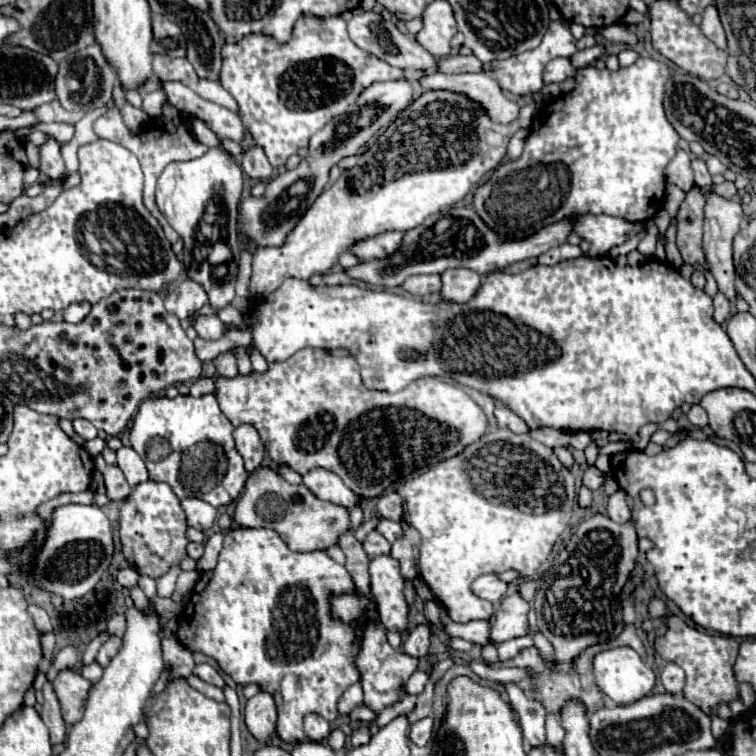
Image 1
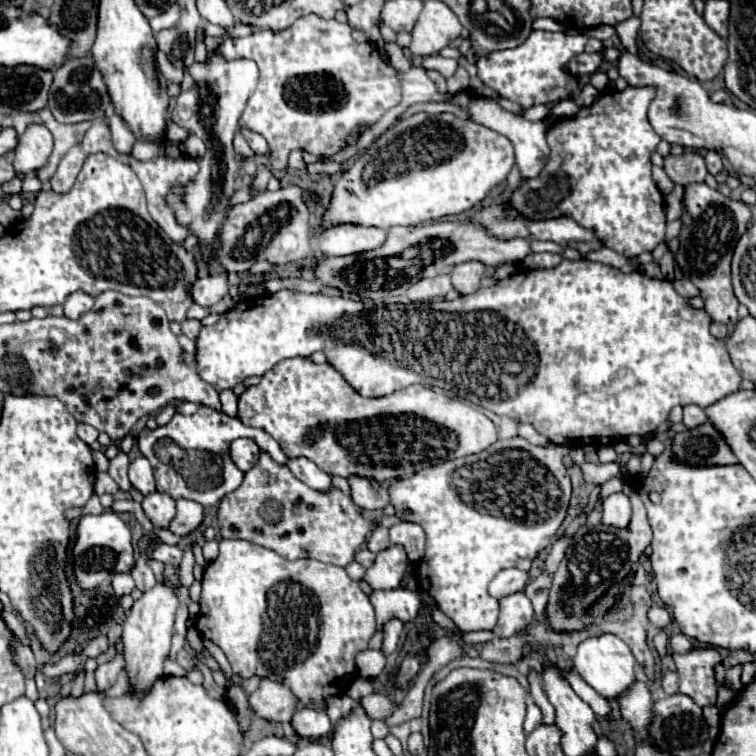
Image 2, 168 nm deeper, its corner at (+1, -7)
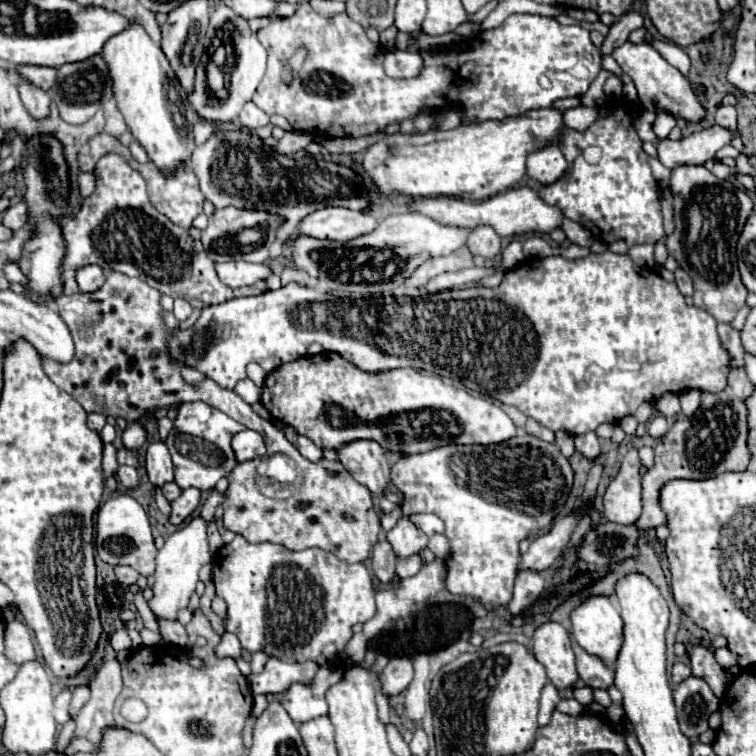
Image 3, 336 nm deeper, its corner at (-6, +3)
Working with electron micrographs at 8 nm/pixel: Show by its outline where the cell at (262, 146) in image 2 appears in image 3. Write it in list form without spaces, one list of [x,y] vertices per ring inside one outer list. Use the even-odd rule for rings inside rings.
[[[247,102],[239,114],[239,122],[247,128],[261,128],[261,126],[269,126],[269,116],[253,102]]]

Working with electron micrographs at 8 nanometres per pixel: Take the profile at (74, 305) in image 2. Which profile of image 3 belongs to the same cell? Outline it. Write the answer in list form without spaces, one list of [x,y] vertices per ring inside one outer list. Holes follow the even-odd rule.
[[[95,264],[83,266],[77,270],[77,284],[79,284],[81,292],[95,292],[103,286],[103,282],[105,282],[105,274]]]

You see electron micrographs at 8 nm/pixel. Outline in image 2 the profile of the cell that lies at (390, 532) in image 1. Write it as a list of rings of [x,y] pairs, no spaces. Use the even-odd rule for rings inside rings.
[[[400,522],[400,524],[390,528],[390,542],[392,544],[402,544],[406,548],[406,552],[408,552],[408,558],[412,562],[418,562],[424,556],[426,534],[424,534],[420,524]]]

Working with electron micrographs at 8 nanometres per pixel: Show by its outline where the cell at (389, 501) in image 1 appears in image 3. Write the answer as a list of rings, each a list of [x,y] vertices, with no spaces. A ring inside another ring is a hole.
[[[357,440],[351,444],[345,444],[341,450],[337,450],[339,462],[351,472],[351,476],[367,486],[373,494],[383,496],[387,486],[391,484],[389,478],[389,456],[377,442],[369,440]]]

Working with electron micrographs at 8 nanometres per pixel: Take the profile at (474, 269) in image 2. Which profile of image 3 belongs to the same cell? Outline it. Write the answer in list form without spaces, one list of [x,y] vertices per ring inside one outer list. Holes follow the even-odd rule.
[[[477,226],[467,240],[467,248],[473,256],[495,258],[497,254],[501,254],[501,238],[491,226]]]

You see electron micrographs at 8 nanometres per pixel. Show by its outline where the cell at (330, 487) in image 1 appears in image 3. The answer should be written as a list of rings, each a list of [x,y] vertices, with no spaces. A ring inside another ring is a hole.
[[[285,426],[285,436],[287,436],[287,440],[301,452],[301,456],[305,456],[307,460],[315,462],[315,460],[321,460],[321,458],[323,458],[323,452],[321,452],[307,436],[297,434],[297,432],[295,432],[293,428],[289,428],[289,426]]]

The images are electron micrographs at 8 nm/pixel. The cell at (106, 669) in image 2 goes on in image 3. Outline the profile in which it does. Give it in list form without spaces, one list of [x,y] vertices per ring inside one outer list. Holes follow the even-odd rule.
[[[117,660],[103,662],[91,680],[91,698],[77,714],[75,736],[99,740],[105,726],[113,726],[113,702],[121,692],[121,668]]]

